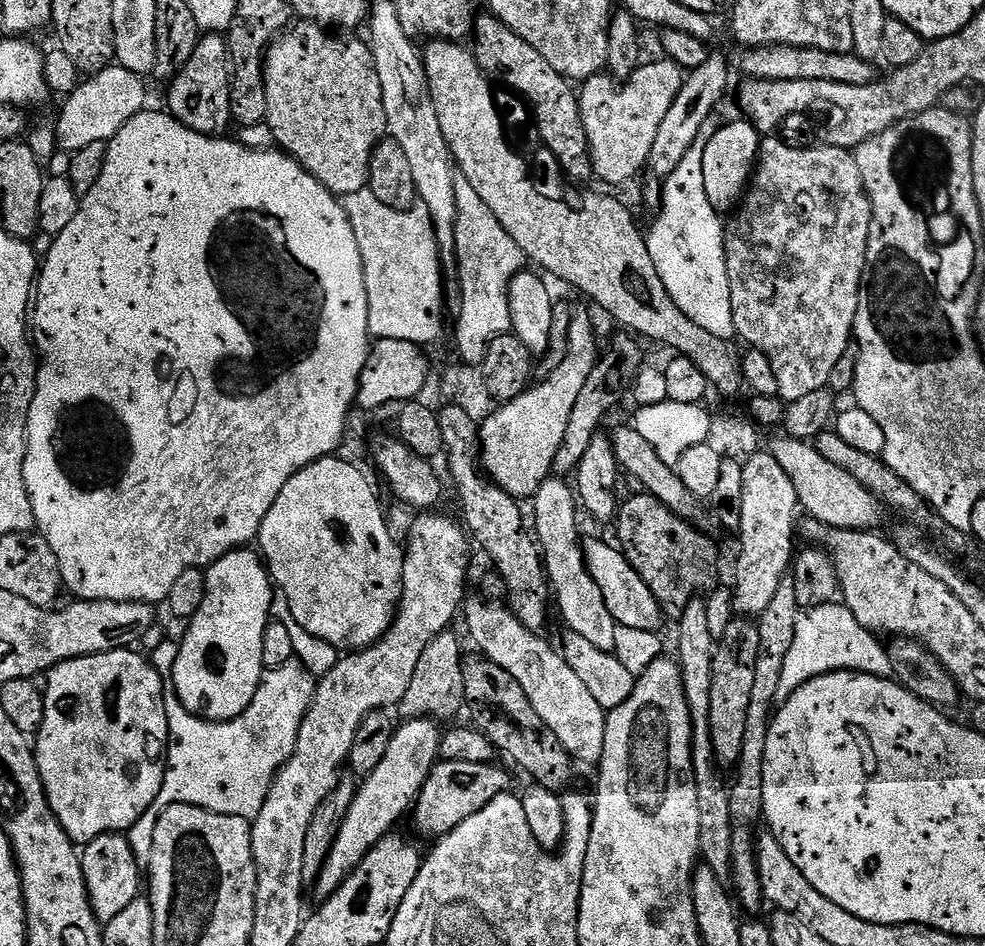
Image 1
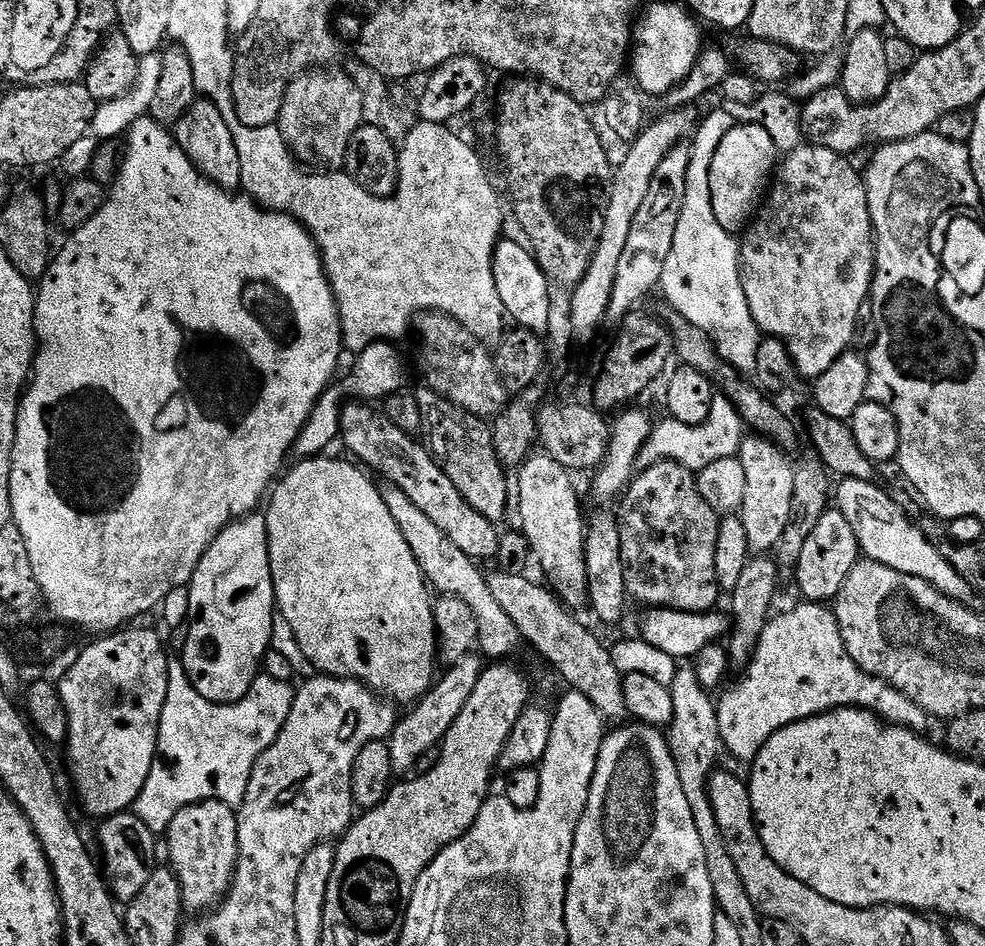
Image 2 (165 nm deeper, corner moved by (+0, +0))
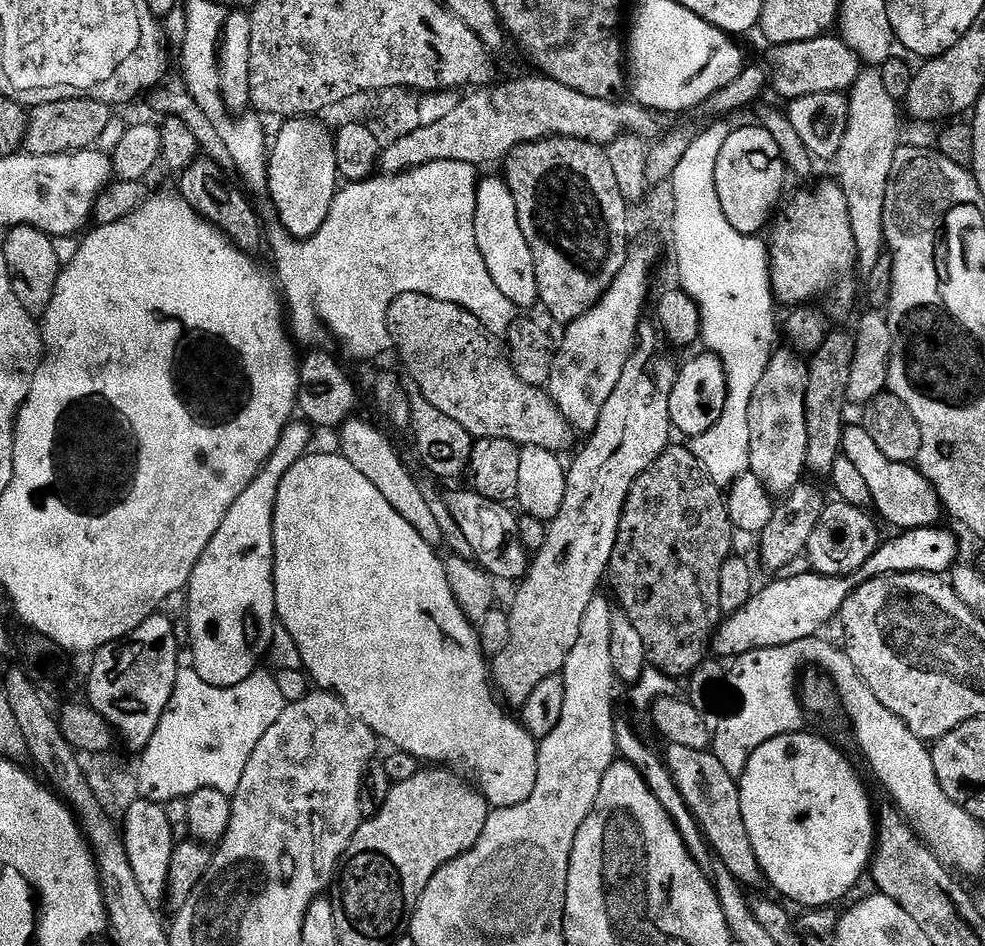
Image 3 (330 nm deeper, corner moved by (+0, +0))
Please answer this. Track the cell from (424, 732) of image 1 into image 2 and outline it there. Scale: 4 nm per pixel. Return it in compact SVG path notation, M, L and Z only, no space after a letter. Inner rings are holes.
M474 652L468 653L466 655L464 655L462 658L460 658L458 660L458 662L452 664L446 671L448 671L445 675L444 673L439 677L439 679L437 679L435 681L435 684L433 685L431 691L429 691L427 693L427 695L425 695L423 697L423 699L421 699L420 701L417 701L416 704L414 704L407 712L409 712L405 717L404 715L397 721L397 724L395 726L394 731L392 731L392 734L389 736L388 739L388 743L390 745L390 750L391 750L391 764L392 764L392 768L393 771L395 773L400 774L400 772L410 772L413 769L413 766L415 765L415 763L417 762L418 758L420 758L420 756L422 756L422 754L427 751L427 749L432 748L434 746L439 745L440 741L442 741L444 739L444 736L449 732L449 728L450 726L453 725L454 719L458 718L458 714L461 713L462 709L464 706L466 706L466 701L467 699L470 698L470 695L473 694L474 692L474 687L476 687L477 682L478 682L478 678L481 676L482 672L484 669L484 662L483 659Z

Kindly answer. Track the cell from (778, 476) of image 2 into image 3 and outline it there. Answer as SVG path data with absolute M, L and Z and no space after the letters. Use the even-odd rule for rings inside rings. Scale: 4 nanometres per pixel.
M787 351L769 355L766 370L762 370L762 378L754 386L748 411L748 467L772 494L791 492L806 472L804 394L808 365L795 351Z

